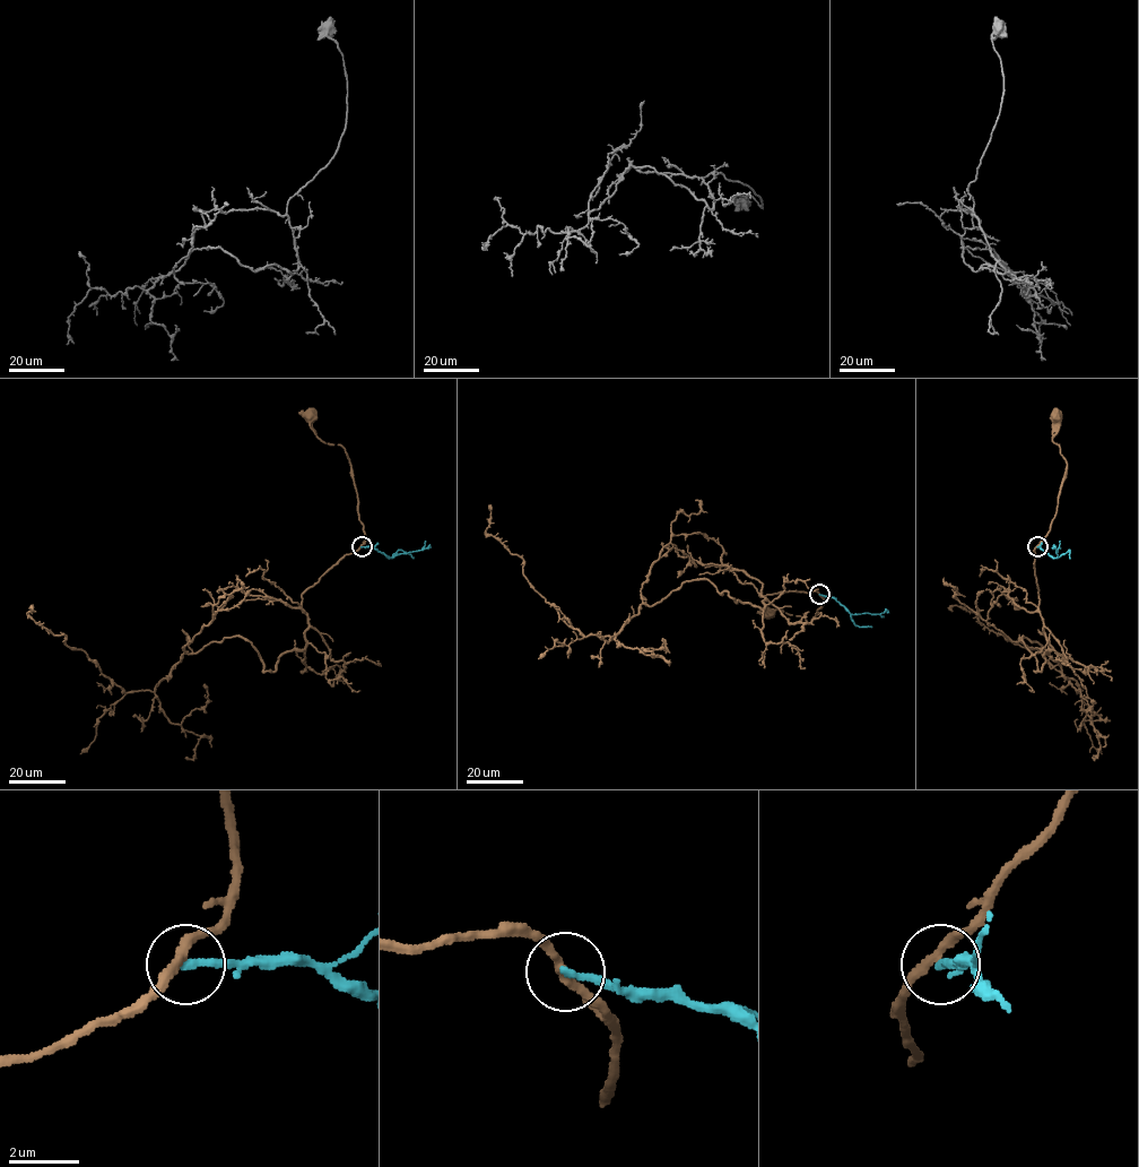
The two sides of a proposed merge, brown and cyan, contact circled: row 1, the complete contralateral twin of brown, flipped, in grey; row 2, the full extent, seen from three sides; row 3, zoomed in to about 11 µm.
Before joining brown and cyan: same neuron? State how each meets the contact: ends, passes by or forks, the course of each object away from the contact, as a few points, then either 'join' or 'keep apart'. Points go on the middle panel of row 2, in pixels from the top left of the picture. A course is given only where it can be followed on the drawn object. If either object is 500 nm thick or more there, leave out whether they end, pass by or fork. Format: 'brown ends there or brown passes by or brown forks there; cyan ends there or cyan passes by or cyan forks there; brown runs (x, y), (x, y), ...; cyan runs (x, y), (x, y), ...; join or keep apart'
brown passes by; cyan ends there; brown runs (819, 594), (823, 604), (809, 623), (803, 616), (779, 608), (766, 608), (766, 613); cyan runs (819, 594), (832, 597), (850, 613), (888, 613); keep apart

